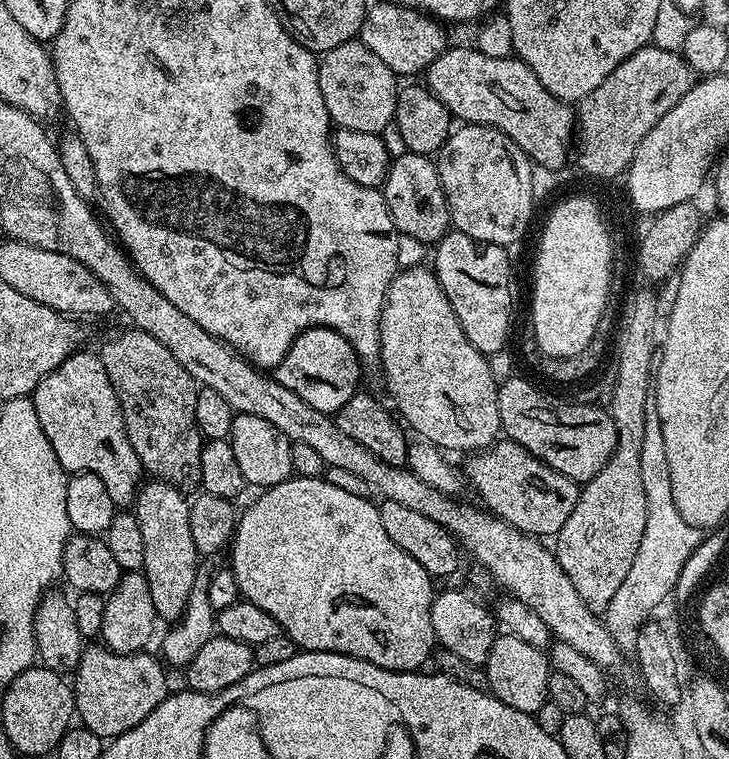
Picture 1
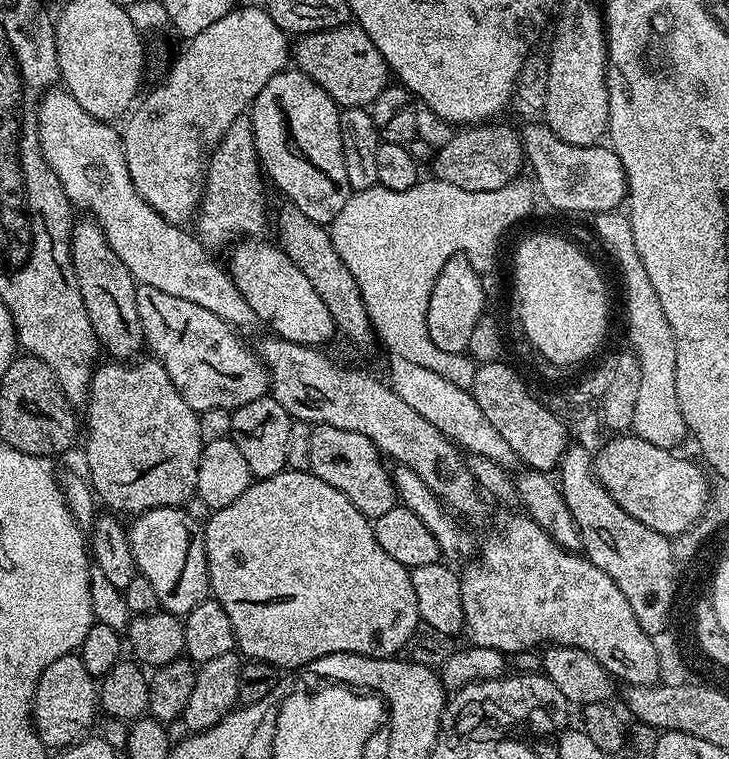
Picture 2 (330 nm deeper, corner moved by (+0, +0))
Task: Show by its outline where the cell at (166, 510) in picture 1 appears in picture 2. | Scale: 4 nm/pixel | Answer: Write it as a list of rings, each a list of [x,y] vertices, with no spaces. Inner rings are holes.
[[[144,359],[101,363],[92,373],[92,385],[86,397],[88,445],[84,448],[84,460],[88,463],[87,475],[99,503],[116,514],[139,514],[155,508],[184,506],[196,496],[198,458],[202,447],[198,413],[186,406],[186,398],[178,394],[174,382],[170,382],[170,374],[159,360]]]

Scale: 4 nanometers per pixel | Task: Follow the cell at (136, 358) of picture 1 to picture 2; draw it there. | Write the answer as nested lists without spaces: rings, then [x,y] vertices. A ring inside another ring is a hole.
[[[91,218],[83,219],[77,219],[72,225],[72,265],[86,314],[90,314],[90,326],[94,326],[101,349],[109,352],[113,361],[131,362],[146,348],[142,322],[138,318],[137,283],[130,270],[122,266],[122,258],[110,248],[110,242],[106,242],[106,234],[99,224]]]

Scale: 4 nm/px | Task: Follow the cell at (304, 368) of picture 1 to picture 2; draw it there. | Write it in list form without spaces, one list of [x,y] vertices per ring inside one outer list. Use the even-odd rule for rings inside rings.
[[[245,238],[231,249],[232,257],[226,260],[226,271],[234,286],[250,302],[257,321],[261,325],[269,324],[271,331],[284,340],[324,346],[324,343],[337,335],[334,319],[326,310],[326,302],[318,298],[314,286],[306,279],[306,274],[290,262],[290,258],[275,243],[267,244],[264,238]]]

